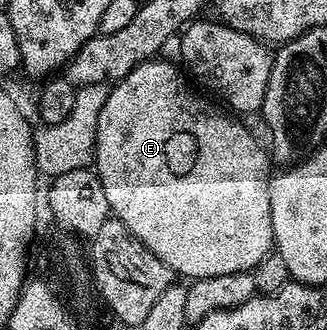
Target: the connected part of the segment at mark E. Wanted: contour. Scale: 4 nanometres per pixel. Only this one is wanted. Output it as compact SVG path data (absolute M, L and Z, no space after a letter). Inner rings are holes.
M150 59L141 65L136 65L122 81L116 82L110 88L107 103L103 103L103 111L99 111L95 168L103 183L103 191L107 191L110 214L116 220L122 221L127 227L127 231L131 231L131 235L135 235L135 239L142 241L168 269L173 270L174 274L181 276L182 273L183 276L189 277L188 279L196 279L215 275L248 273L274 248L273 228L271 227L271 195L269 194L270 154L267 152L266 146L264 149L249 134L247 126L237 122L240 120L236 116L230 115L228 112L220 113L215 106L208 105L200 97L202 94L190 84L186 74L176 64L173 66L171 62L161 60Z

